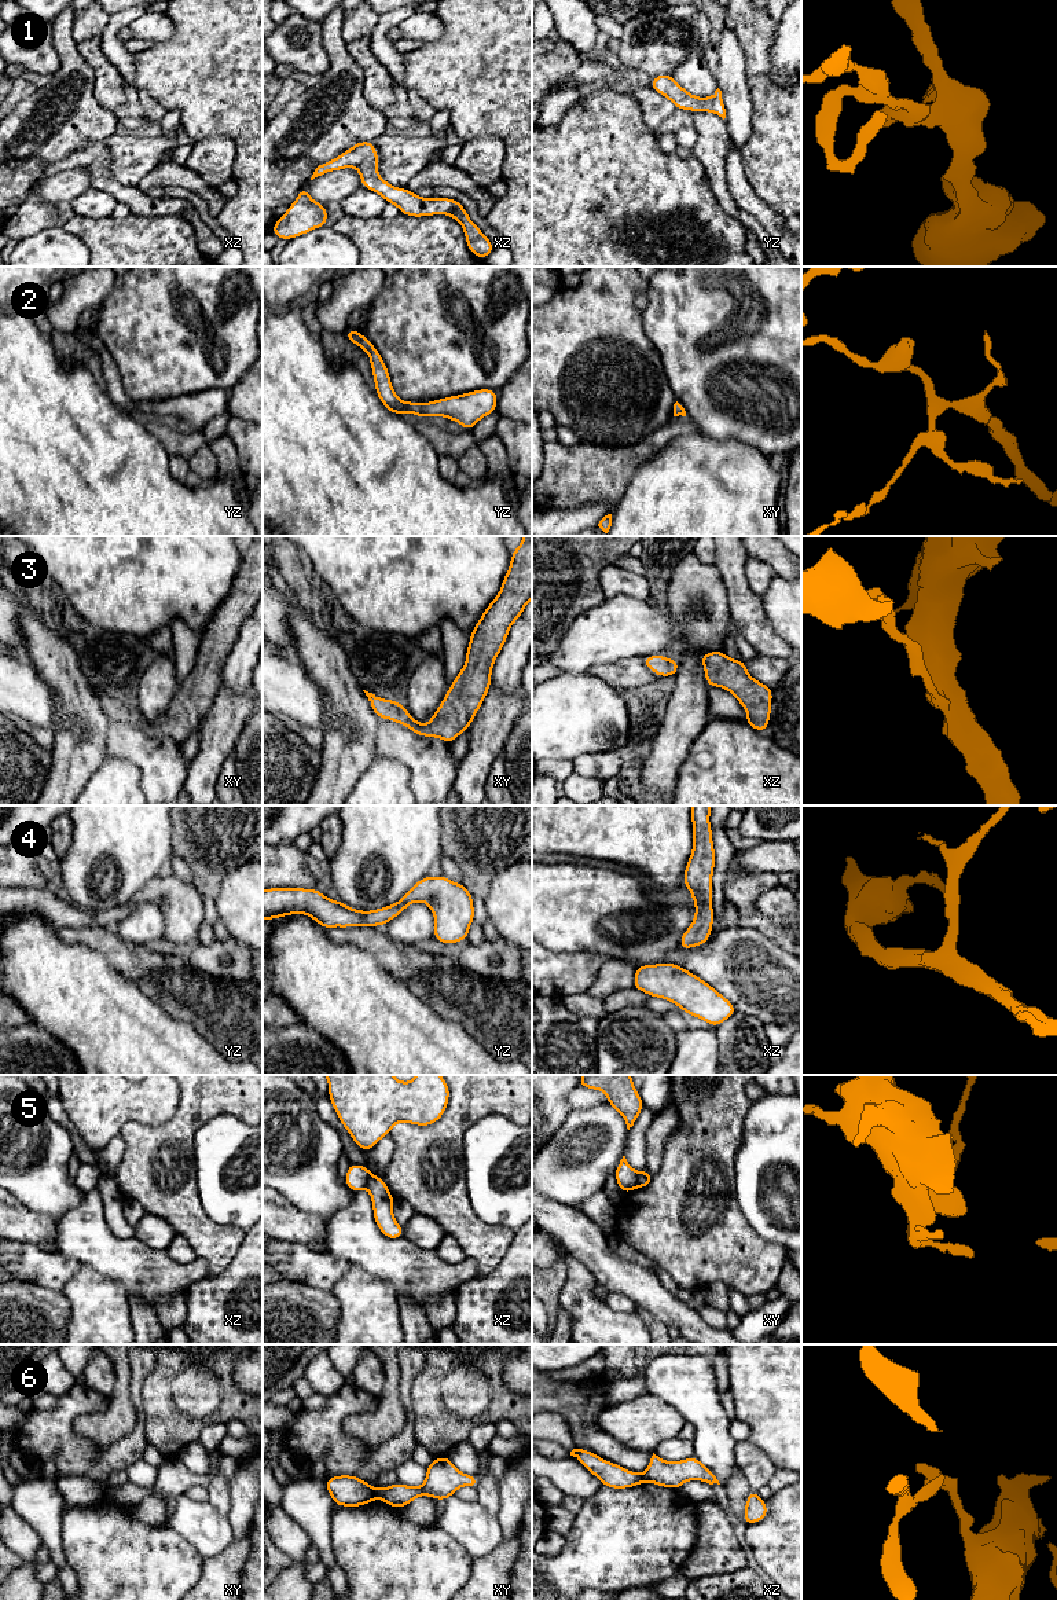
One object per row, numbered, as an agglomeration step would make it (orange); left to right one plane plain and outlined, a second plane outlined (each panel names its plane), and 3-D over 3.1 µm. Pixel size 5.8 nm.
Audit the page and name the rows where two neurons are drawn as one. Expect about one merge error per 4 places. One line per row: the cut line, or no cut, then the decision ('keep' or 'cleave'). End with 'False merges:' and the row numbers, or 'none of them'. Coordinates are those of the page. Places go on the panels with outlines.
1: no cut; keep
2: no cut; keep
3: no cut; keep
4: no cut; keep
5: cut in xy along (637, 1173), (638, 1186); cleave
6: cut in xy along (373, 1489), (374, 1497); cleave
False merges: 5, 6

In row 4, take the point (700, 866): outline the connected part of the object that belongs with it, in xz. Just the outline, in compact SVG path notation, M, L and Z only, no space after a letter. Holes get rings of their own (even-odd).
M691 805L693 851L686 863L683 882L693 896L696 914L691 925L680 937L682 950L702 946L712 935L715 848L709 823L711 808L712 805Z

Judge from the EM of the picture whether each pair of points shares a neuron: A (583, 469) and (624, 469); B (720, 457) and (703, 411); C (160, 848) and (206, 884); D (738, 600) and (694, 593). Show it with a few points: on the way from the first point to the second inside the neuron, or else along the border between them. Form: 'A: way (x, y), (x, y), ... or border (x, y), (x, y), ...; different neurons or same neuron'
A: way (593, 469), (615, 469); same neuron
B: border (700, 429), (712, 437), (737, 439), (745, 444); different neurons
C: border (171, 824), (173, 855); different neurons
D: border (716, 568), (726, 589), (733, 630); different neurons

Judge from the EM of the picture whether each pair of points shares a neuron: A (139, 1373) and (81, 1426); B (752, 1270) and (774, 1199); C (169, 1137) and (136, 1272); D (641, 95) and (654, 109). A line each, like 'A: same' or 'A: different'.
A: different
B: different
C: different
D: same

